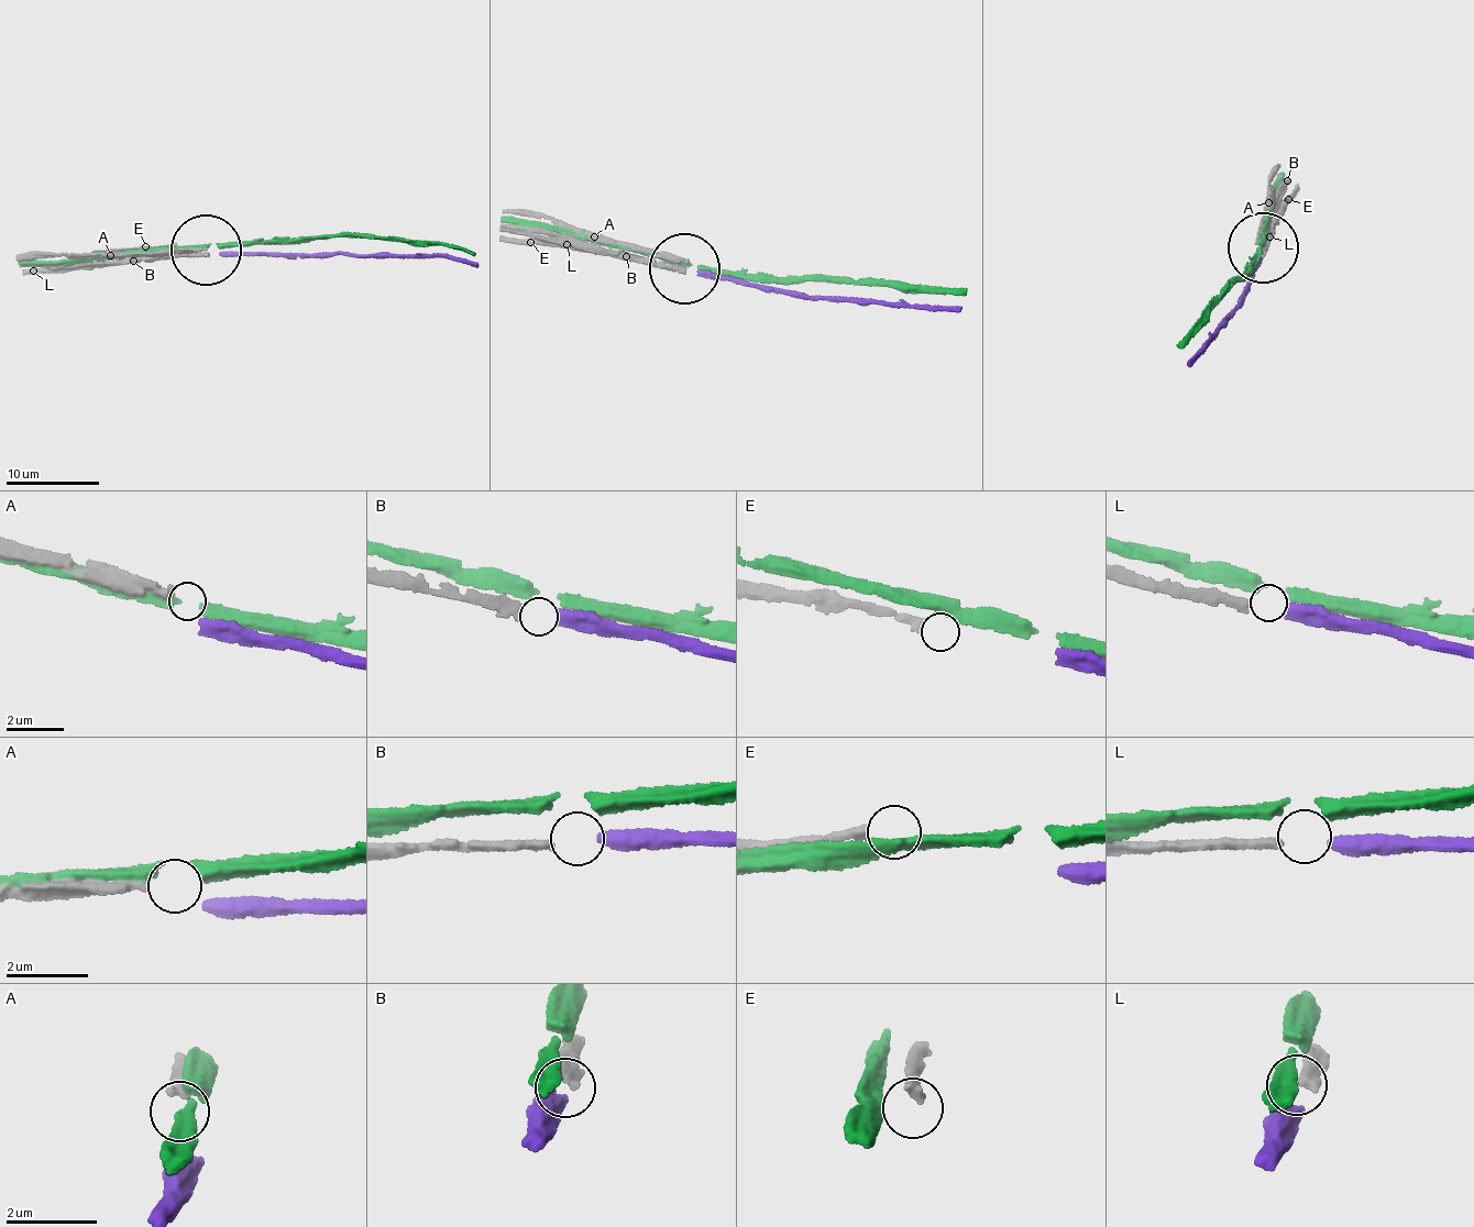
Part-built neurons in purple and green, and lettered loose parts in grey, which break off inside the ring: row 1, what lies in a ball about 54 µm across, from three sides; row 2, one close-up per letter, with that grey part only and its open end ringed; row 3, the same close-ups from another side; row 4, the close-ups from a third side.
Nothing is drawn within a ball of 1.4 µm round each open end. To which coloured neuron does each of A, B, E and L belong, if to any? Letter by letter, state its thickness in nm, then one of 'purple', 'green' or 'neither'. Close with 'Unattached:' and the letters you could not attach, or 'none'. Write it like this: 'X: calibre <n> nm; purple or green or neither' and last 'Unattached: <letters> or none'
A: calibre 200 nm; neither
B: calibre 280 nm; neither
E: calibre 260 nm; neither
L: calibre 280 nm; purple
Unattached: A, B, E

